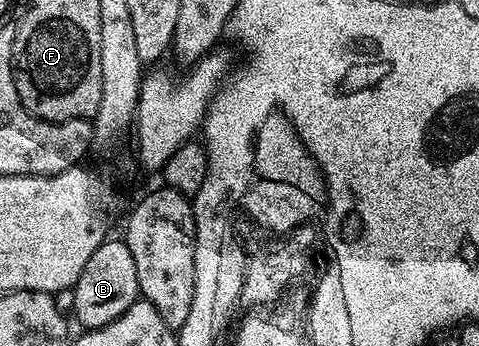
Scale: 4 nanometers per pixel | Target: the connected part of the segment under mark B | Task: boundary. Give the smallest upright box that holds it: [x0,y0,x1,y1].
[72,237,141,329]

